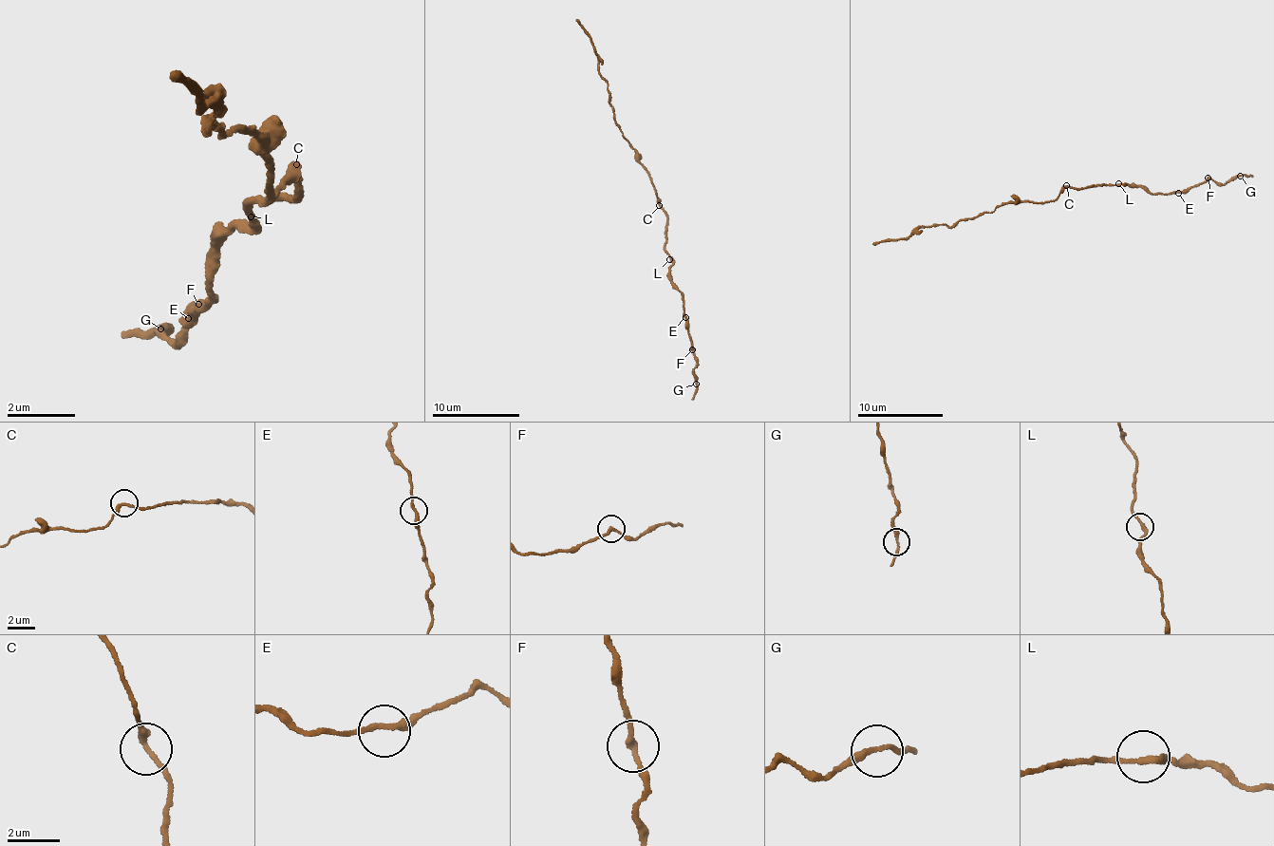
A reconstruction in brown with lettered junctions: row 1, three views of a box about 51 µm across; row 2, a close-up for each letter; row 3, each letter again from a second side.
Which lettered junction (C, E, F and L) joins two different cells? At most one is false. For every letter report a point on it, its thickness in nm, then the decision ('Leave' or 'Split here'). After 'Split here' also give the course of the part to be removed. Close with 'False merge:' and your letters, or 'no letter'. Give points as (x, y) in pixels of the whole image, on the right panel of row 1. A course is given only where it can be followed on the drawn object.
C: Place: (1066, 185). Thickness 240 nm. Leave
E: Place: (1178, 193). Thickness 240 nm. Leave
F: Place: (1208, 178). Thickness 200 nm. Leave
L: Place: (1118, 183). Thickness 220 nm. Leave
False merge: no letter

